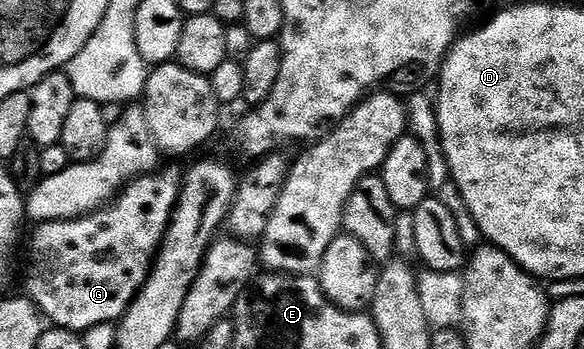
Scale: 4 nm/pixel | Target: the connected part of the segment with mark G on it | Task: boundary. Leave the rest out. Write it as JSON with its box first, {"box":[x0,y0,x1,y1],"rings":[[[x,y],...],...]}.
{"box":[26,168,181,332],"rings":[[[160,168],[132,179],[107,206],[91,214],[83,214],[81,218],[41,222],[35,227],[26,294],[53,327],[73,332],[92,332],[108,324],[104,322],[119,323],[152,271],[152,263],[156,261],[156,253],[164,243],[164,233],[168,231],[168,223],[172,220],[181,189],[181,171]]]}

